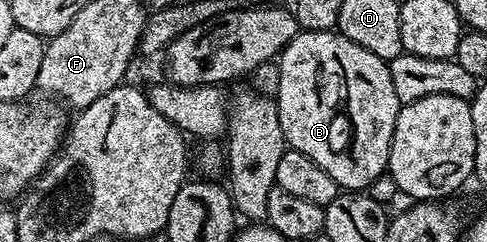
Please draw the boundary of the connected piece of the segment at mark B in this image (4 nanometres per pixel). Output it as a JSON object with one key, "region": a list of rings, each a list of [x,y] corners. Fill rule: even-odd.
{"region":[[[337,29],[302,30],[281,50],[277,62],[276,101],[287,147],[316,160],[316,164],[320,164],[320,168],[324,168],[324,172],[328,172],[328,176],[332,176],[343,191],[369,191],[370,185],[381,174],[387,173],[392,132],[396,128],[396,116],[400,109],[388,63],[368,52],[368,48],[360,48],[360,44],[348,40]]]}

